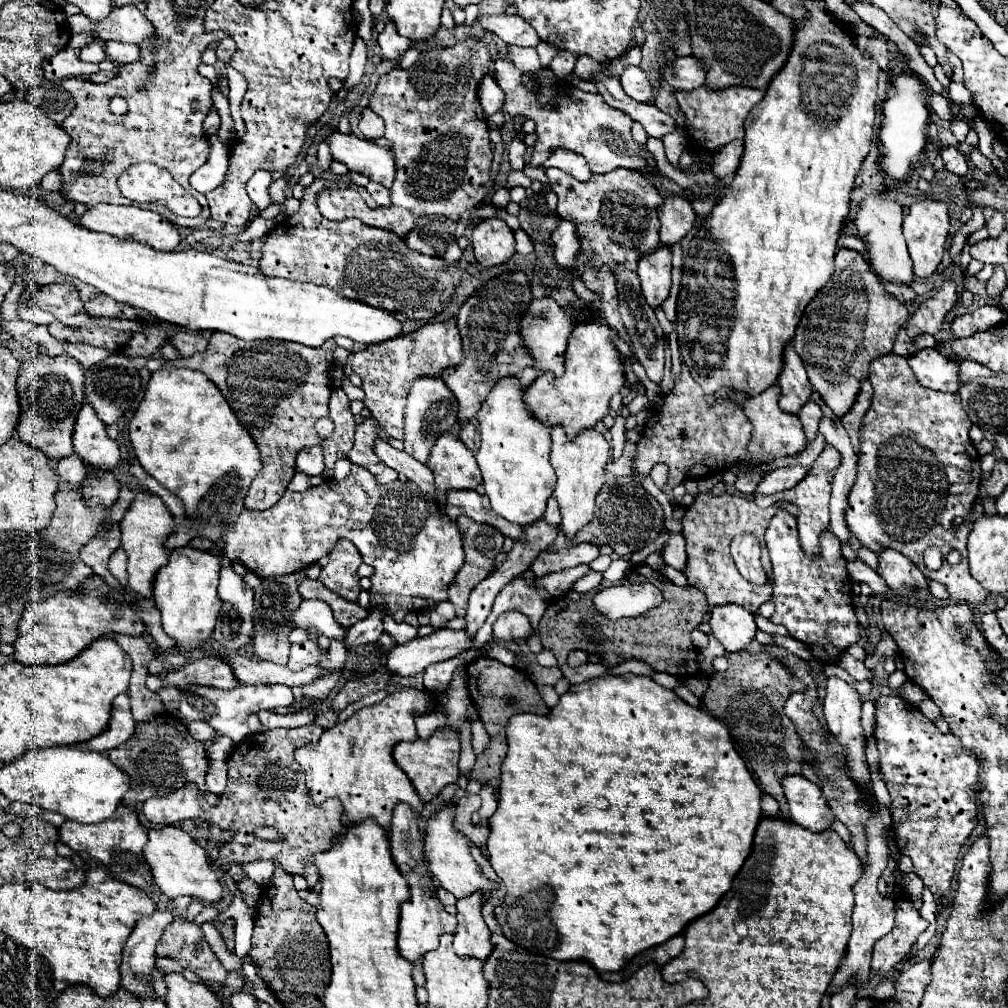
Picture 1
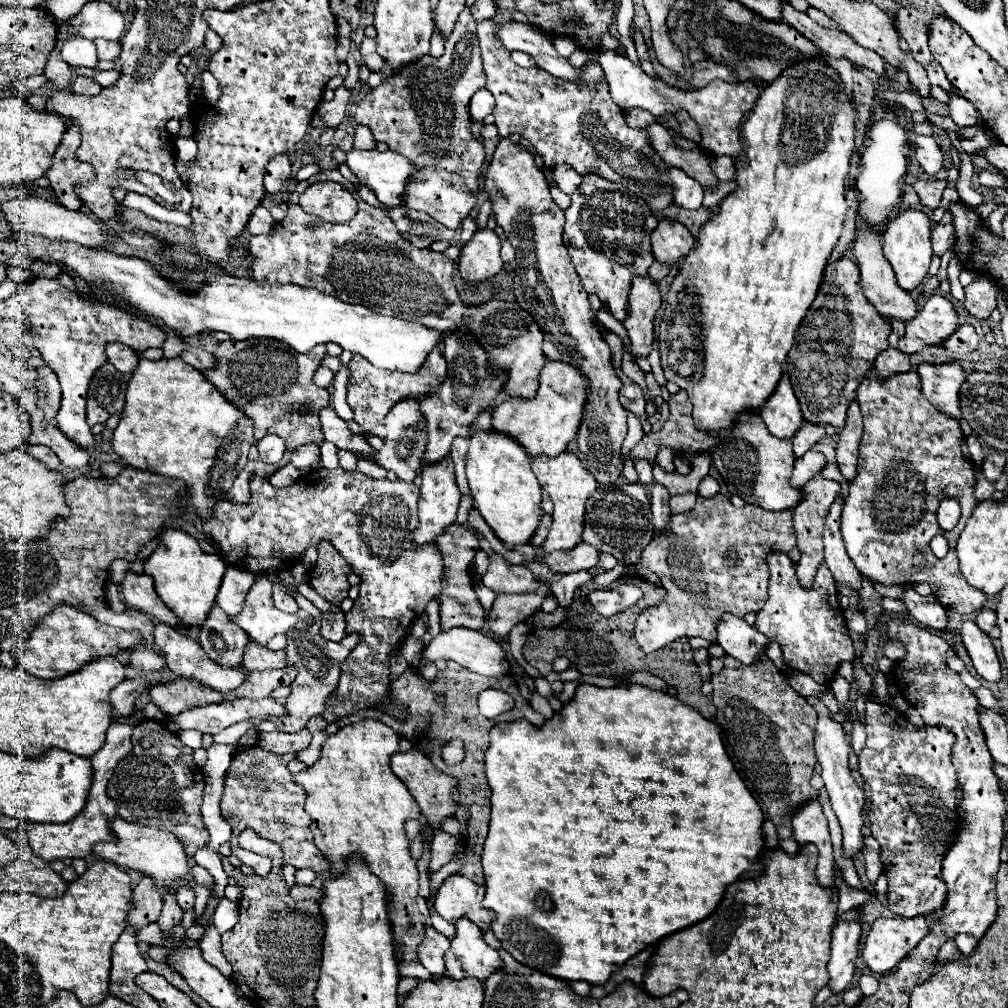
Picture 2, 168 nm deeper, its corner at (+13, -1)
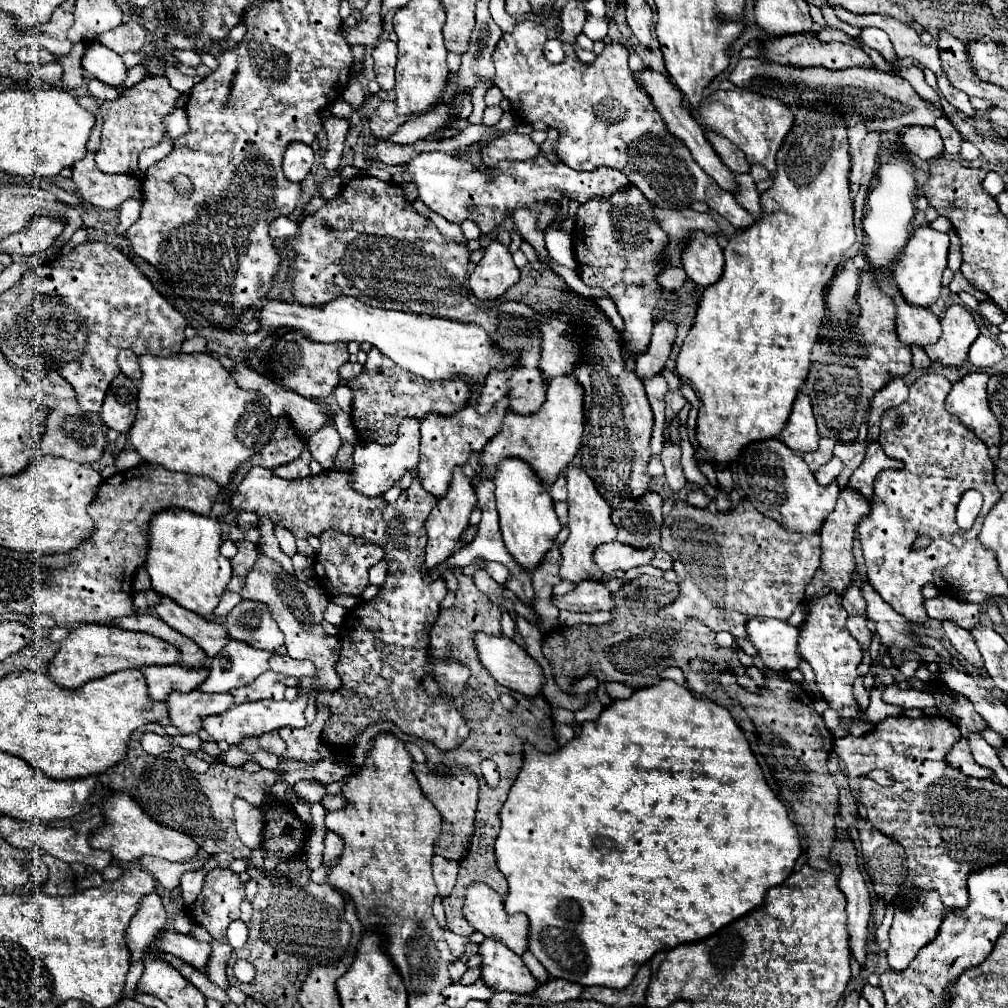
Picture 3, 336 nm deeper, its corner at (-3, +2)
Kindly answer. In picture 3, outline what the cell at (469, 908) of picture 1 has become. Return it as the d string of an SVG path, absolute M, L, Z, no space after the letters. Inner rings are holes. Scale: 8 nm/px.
M486 937L478 947L478 955L482 957L482 979L490 989L512 993L532 993L536 989L538 983L520 955L500 943L500 939Z

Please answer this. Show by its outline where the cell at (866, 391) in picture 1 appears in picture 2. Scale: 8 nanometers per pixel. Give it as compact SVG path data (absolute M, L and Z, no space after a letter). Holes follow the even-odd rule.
M852 402L852 406L848 408L846 426L842 428L842 434L838 438L838 448L836 448L838 468L848 482L856 478L860 438L862 438L862 414L858 408L858 402Z

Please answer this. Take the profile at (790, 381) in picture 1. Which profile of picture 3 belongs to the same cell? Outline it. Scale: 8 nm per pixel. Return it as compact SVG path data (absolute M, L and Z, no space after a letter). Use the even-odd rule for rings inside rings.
M798 393L792 413L788 417L788 423L780 433L780 439L796 453L806 453L816 449L820 435L812 415L810 397L806 393Z

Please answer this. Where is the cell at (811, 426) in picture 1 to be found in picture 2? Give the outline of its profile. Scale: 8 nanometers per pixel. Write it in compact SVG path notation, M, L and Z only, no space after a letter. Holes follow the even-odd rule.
M804 424L796 436L792 438L792 444L794 444L794 456L800 458L804 456L804 452L808 452L810 448L814 448L814 444L818 444L822 438L826 436L826 430L824 426L814 426L814 424Z

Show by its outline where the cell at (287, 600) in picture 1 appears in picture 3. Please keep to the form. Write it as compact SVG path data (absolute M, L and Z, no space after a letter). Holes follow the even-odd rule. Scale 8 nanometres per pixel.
M274 653L270 657L270 669L278 671L278 673L284 673L286 677L292 677L292 679L312 675L312 667L308 667L308 665L312 665L312 663L310 661L298 661L298 659L292 659L288 655Z

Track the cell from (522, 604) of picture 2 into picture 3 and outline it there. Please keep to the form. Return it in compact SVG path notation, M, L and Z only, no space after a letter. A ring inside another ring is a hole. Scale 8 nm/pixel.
M580 581L580 585L566 595L552 595L552 603L558 609L568 611L610 611L614 607L612 593L600 581Z

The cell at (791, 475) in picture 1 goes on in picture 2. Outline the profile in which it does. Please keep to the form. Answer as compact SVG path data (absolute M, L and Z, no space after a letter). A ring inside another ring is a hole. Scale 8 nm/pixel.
M810 450L804 454L804 458L796 460L794 464L794 474L792 474L792 484L804 486L812 476L816 476L822 468L826 466L826 458L818 450Z

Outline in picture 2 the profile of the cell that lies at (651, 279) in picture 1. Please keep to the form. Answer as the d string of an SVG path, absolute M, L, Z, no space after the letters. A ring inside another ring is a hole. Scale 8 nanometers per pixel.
M636 278L630 292L630 314L624 320L624 328L630 340L628 354L632 360L646 358L654 342L654 320L662 306L658 284L650 278Z

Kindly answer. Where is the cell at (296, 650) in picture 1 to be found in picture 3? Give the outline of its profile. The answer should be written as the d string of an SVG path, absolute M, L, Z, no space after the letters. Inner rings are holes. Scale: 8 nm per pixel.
M270 669L258 675L250 685L232 689L230 693L234 695L234 701L240 705L258 699L284 699L284 691L286 691L286 677Z

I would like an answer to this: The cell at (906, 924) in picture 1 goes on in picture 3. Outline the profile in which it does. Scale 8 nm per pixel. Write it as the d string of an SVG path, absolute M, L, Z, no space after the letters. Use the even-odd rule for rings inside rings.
M901 890L900 893L894 897L893 902L896 911L894 911L894 923L892 923L892 927L890 927L890 947L888 947L886 955L888 955L888 965L890 965L890 969L894 969L894 971L904 971L904 969L910 965L910 961L916 957L916 953L918 953L926 943L934 941L934 937L936 937L936 933L938 933L944 917L946 917L946 907L944 907L944 903L940 901L940 895L938 895L938 893L922 893L922 891L914 890Z

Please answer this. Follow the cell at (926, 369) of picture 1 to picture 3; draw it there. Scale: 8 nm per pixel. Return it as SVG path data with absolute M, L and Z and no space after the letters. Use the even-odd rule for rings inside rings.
M966 373L960 381L952 383L946 407L948 413L968 425L968 429L972 429L986 445L1000 445L1000 425L988 407L986 383L986 373Z

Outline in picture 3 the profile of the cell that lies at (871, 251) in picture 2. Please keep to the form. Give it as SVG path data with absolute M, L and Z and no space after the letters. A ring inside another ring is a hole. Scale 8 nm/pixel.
M896 291L896 333L906 345L932 345L940 339L940 319L928 307L916 307L908 303L902 293Z

